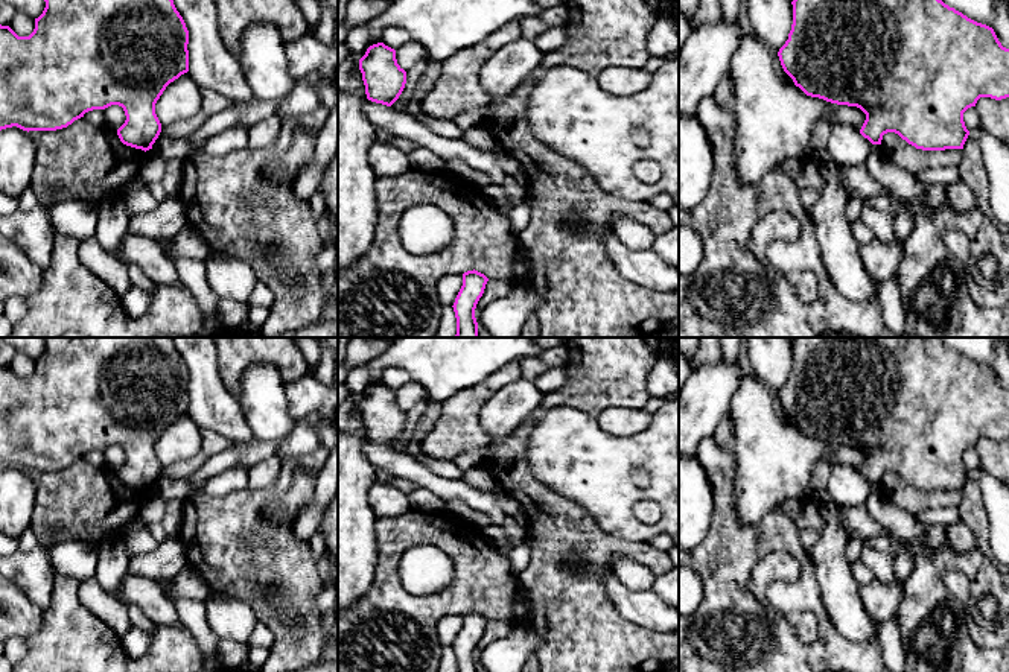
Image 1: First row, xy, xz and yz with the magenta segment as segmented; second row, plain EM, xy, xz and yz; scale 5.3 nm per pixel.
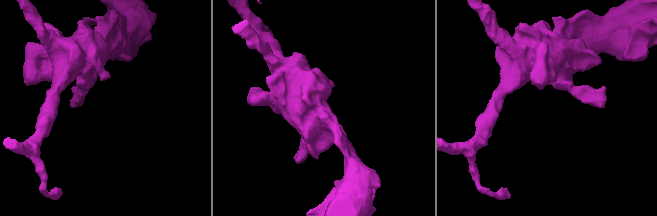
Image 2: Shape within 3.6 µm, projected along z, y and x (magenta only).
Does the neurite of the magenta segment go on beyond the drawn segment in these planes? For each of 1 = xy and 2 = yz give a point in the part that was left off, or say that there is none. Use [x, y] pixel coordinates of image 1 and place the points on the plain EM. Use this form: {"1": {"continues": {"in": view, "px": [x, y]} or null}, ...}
{"1": {"continues": null}, "2": {"continues": null}}

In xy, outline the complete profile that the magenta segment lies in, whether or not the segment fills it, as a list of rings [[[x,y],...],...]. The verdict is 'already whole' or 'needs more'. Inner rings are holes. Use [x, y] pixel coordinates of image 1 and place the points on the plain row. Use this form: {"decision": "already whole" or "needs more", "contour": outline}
{"decision": "already whole", "contour": [[[44,338],[46,348],[35,359],[35,369],[29,377],[18,377],[9,366],[0,365],[0,471],[17,467],[23,471],[56,471],[67,468],[75,461],[93,450],[105,450],[111,445],[123,449],[126,461],[117,470],[120,482],[126,487],[149,491],[161,473],[161,464],[155,455],[155,444],[166,427],[189,412],[189,371],[172,338]]]}

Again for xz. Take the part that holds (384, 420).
{"decision": "already whole", "contour": [[[384,383],[373,385],[359,400],[367,439],[391,447],[402,435],[406,412],[397,404],[396,391]]]}

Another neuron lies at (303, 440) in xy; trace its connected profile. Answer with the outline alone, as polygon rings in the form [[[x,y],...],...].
[[[310,412],[304,418],[297,420],[294,432],[279,447],[275,456],[285,461],[315,450],[320,445],[317,429],[321,420],[324,417],[318,412]]]

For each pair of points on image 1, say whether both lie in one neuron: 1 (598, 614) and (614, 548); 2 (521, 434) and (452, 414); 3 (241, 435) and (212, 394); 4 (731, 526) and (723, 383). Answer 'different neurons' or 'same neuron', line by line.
1: same neuron
2: different neurons
3: same neuron
4: different neurons

